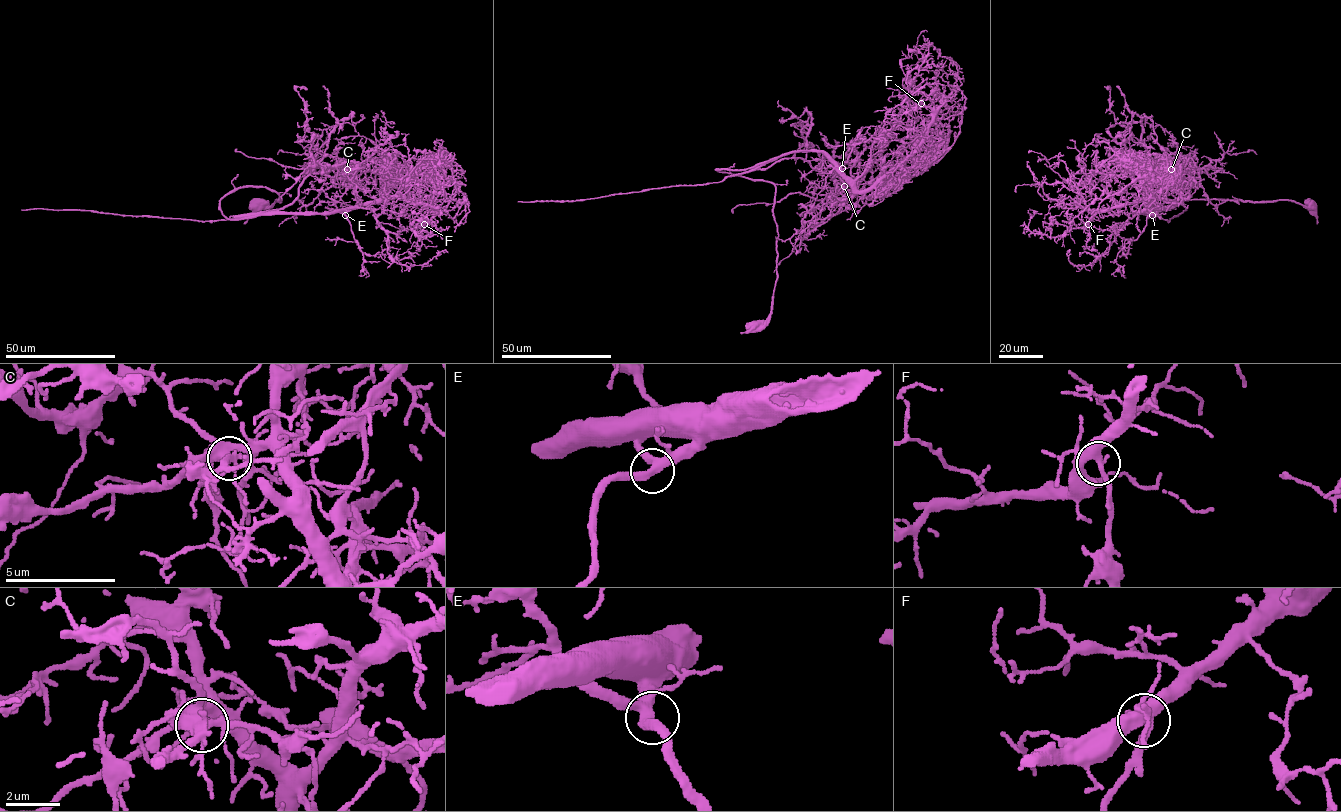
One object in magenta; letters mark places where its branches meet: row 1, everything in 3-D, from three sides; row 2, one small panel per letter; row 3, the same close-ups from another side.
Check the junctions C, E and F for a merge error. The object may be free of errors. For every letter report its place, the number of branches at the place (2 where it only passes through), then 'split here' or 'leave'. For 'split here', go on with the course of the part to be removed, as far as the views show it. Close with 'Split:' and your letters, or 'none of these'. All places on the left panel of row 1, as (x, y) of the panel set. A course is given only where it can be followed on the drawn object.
C: (347, 169) | 6 | split here | (347, 169), (373, 171), (390, 180), (418, 181), (424, 180), (430, 170), (451, 161), (451, 155), (457, 170)
E: (345, 215) | 4 | leave
F: (424, 224) | 5 | leave
Split: C

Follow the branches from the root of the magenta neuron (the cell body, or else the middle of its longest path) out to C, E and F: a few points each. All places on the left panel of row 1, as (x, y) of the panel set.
C: (259, 205), (281, 200), (244, 186), (220, 210), (264, 215), (289, 206), (317, 165), (347, 169)
E: (259, 205), (281, 200), (264, 187), (244, 186), (227, 193), (220, 210), (229, 219), (274, 213), (345, 215)
F: (259, 205), (281, 200), (244, 186), (227, 193), (220, 210), (244, 219), (409, 197), (436, 212), (424, 224)

